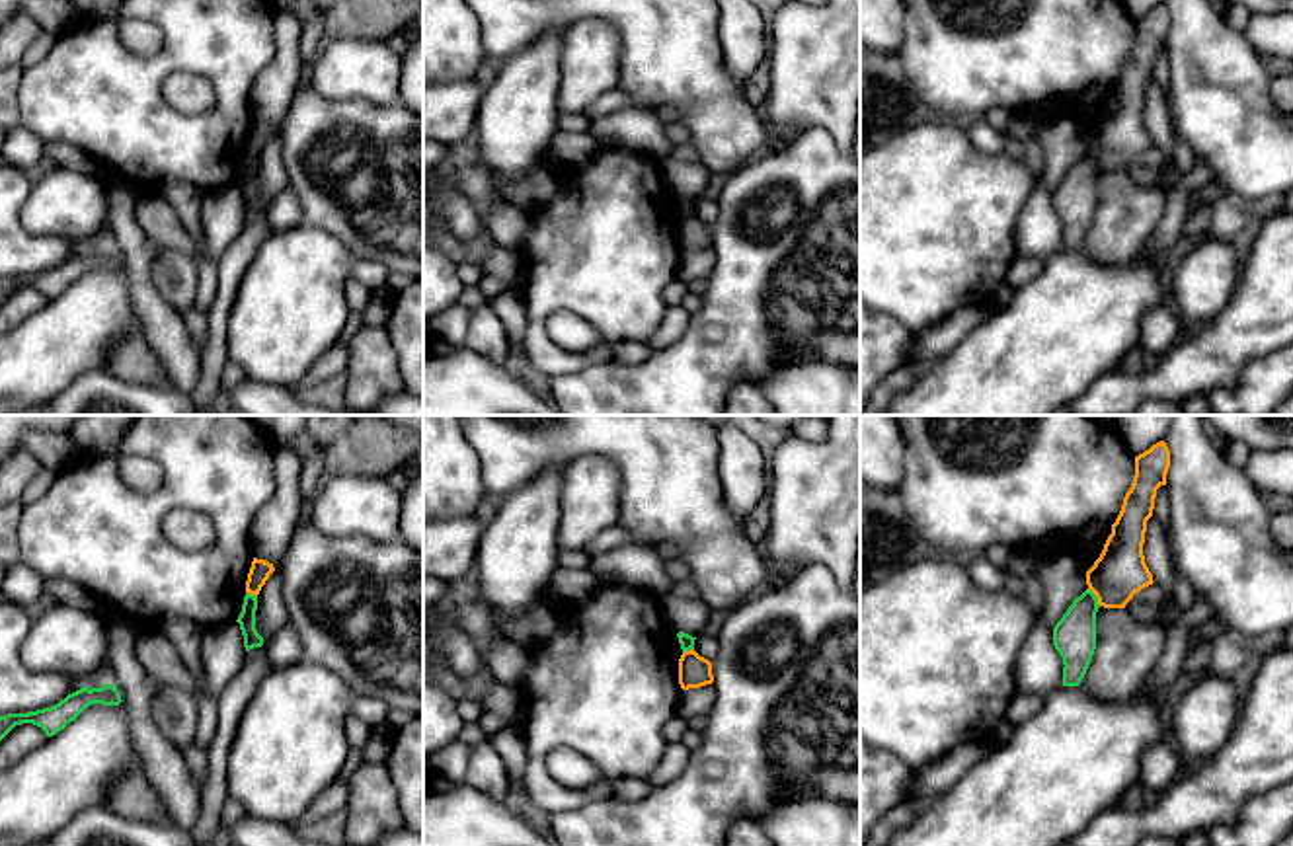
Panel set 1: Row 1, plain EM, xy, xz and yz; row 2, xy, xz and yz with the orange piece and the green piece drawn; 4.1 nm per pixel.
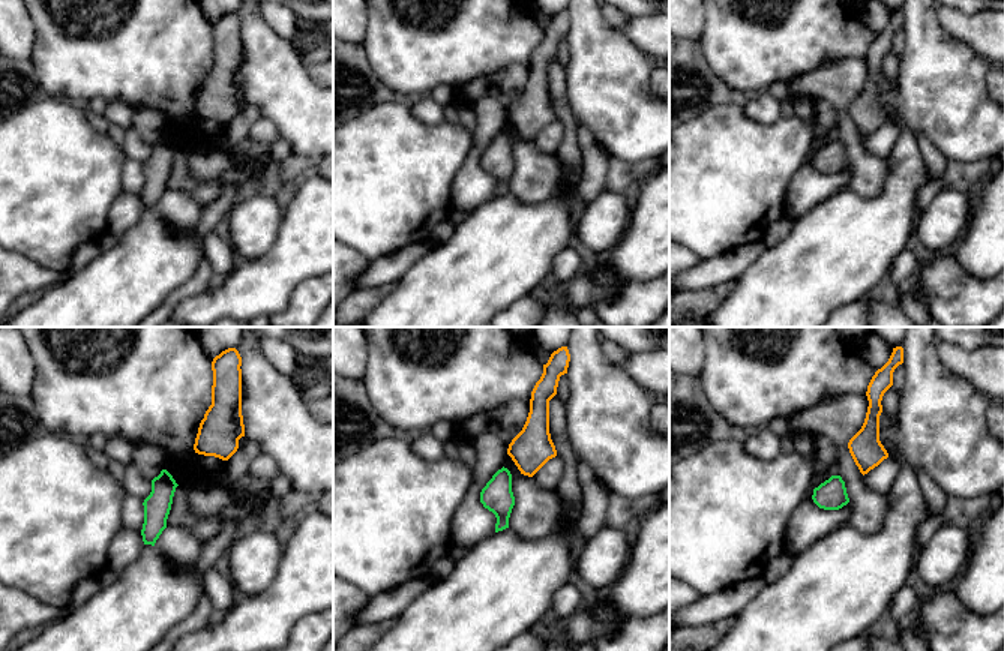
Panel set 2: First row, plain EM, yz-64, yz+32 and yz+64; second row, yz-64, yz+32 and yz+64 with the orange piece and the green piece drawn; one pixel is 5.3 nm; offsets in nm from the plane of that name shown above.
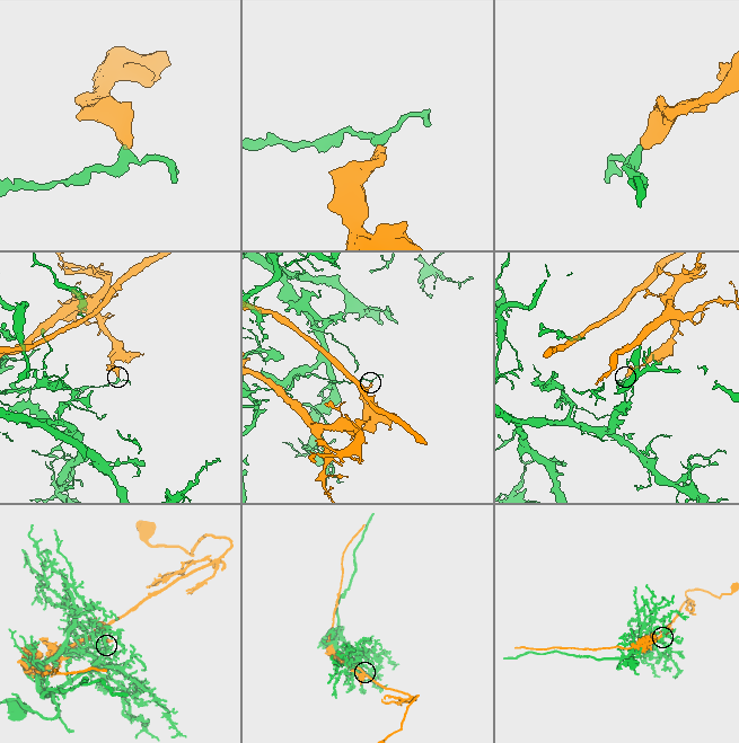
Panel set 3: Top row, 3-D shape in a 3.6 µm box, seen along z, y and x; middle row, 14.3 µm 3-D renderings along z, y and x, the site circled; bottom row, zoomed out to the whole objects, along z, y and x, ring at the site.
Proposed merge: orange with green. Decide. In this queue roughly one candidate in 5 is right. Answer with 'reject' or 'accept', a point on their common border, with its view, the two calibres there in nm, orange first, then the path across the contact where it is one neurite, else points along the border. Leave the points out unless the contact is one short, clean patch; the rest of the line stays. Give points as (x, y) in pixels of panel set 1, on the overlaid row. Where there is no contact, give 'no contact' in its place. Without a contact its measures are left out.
reject; meets orange in yz at (1097, 597); 220 nm thick on the orange side, 180 nm on the other; border along yz (1087, 589), (1100, 605)

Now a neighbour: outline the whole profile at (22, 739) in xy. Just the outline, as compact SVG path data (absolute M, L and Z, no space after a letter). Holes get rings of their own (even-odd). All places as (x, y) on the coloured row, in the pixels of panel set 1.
M33 723L16 725L0 741L0 770L14 766L31 750L39 749L49 737L45 731Z

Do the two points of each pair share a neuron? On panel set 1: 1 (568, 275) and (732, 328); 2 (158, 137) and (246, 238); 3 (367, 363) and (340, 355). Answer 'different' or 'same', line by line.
1: different
2: different
3: different

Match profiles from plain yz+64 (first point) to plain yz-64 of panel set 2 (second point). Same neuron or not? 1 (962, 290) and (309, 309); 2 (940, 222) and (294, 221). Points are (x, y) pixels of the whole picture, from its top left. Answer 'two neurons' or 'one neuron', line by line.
1: one neuron
2: two neurons

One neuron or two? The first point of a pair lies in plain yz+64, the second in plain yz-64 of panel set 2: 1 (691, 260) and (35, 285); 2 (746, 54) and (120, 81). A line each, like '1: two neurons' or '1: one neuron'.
1: one neuron
2: one neuron

